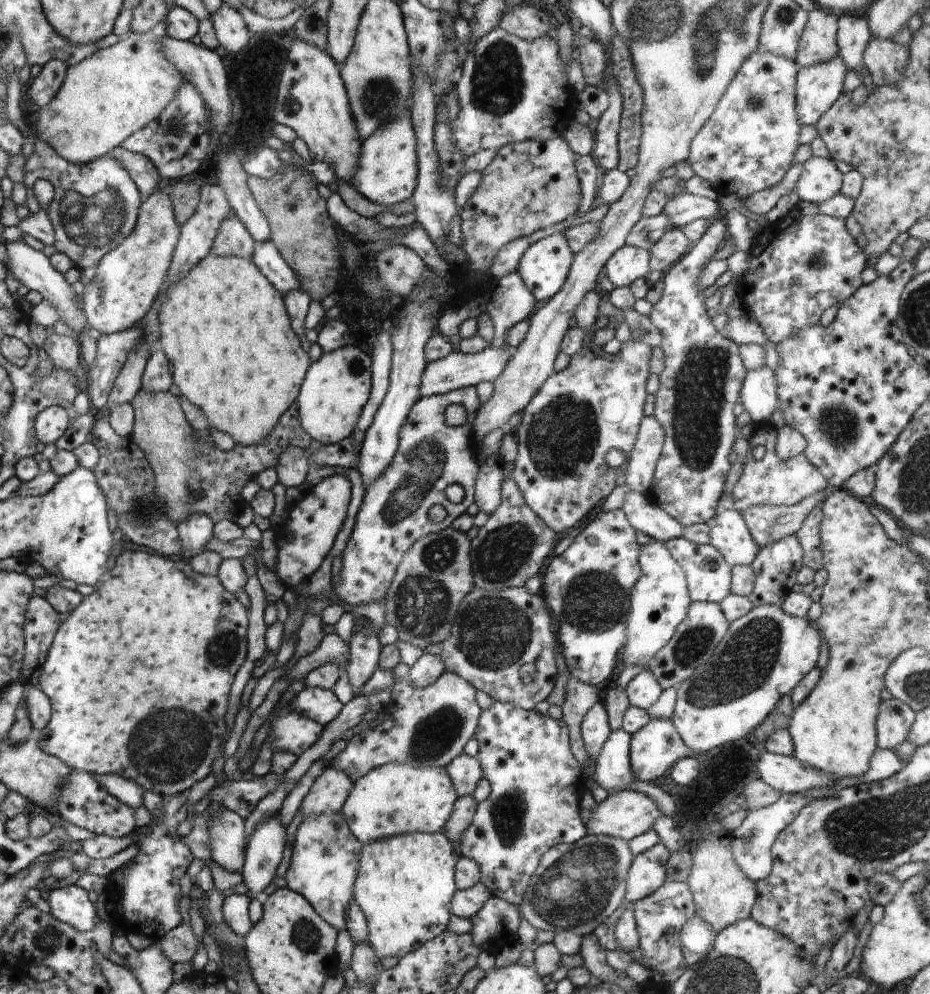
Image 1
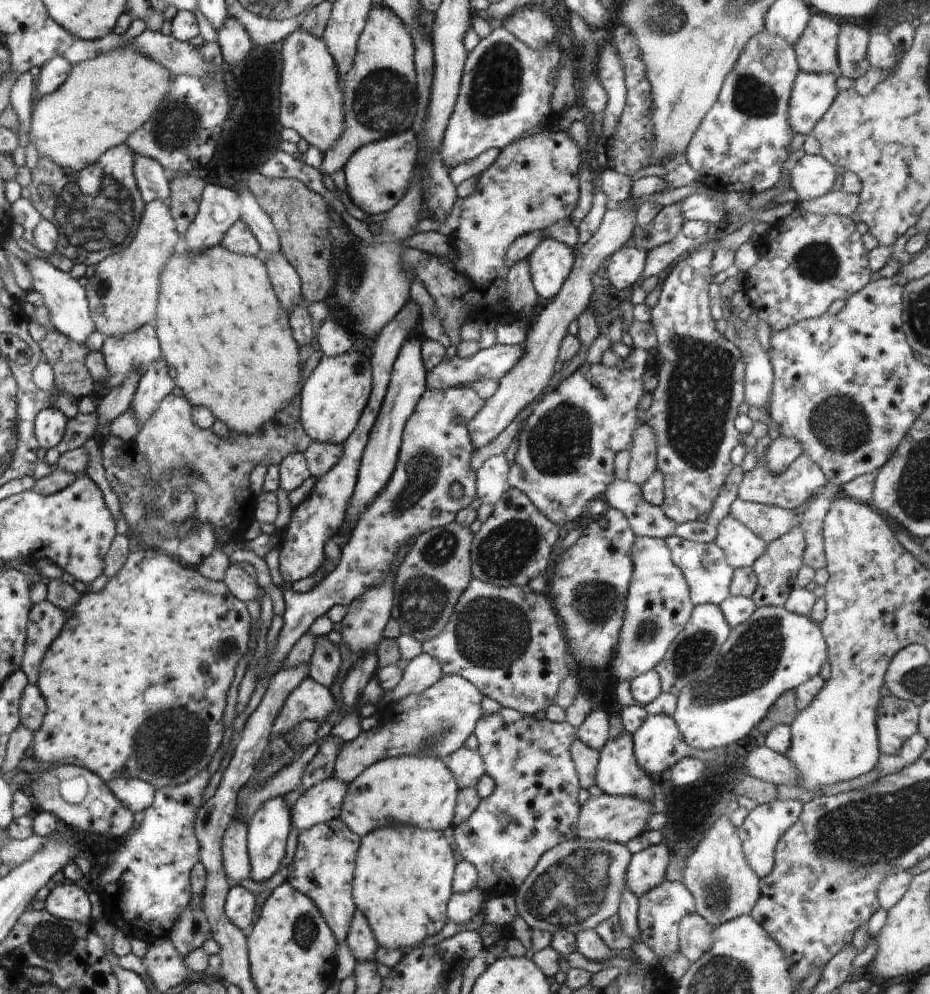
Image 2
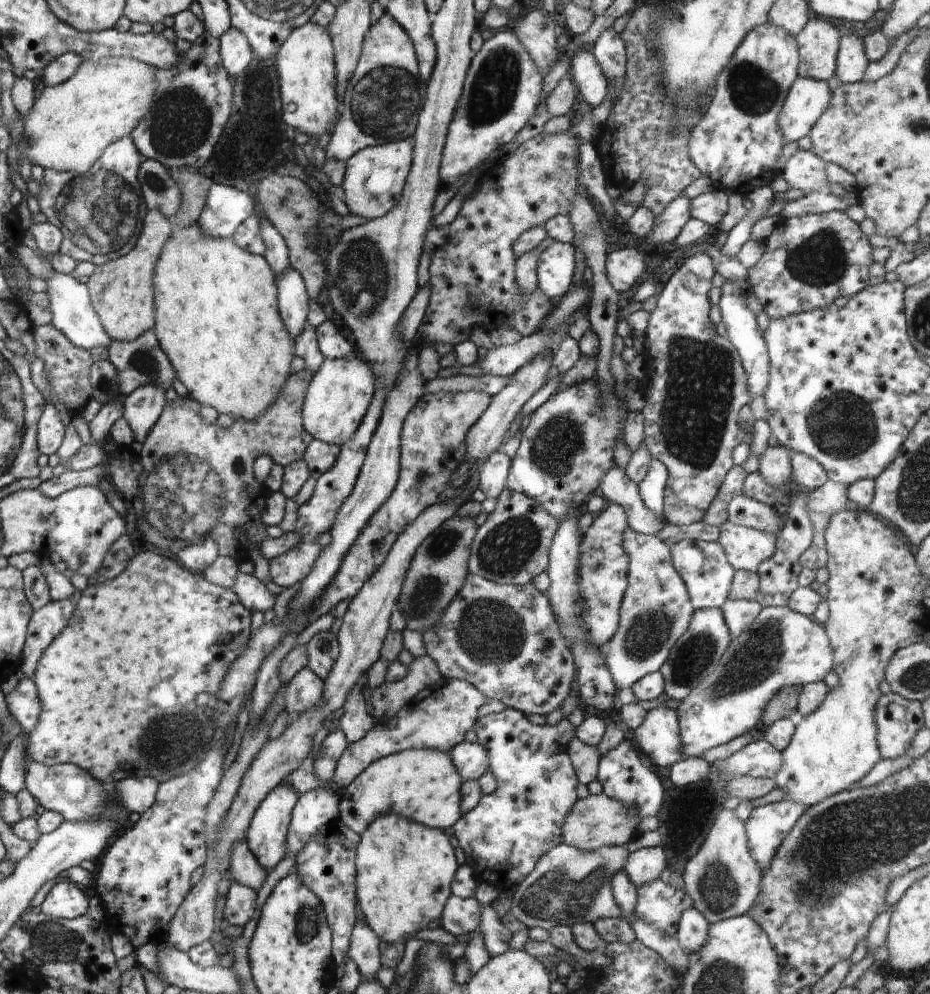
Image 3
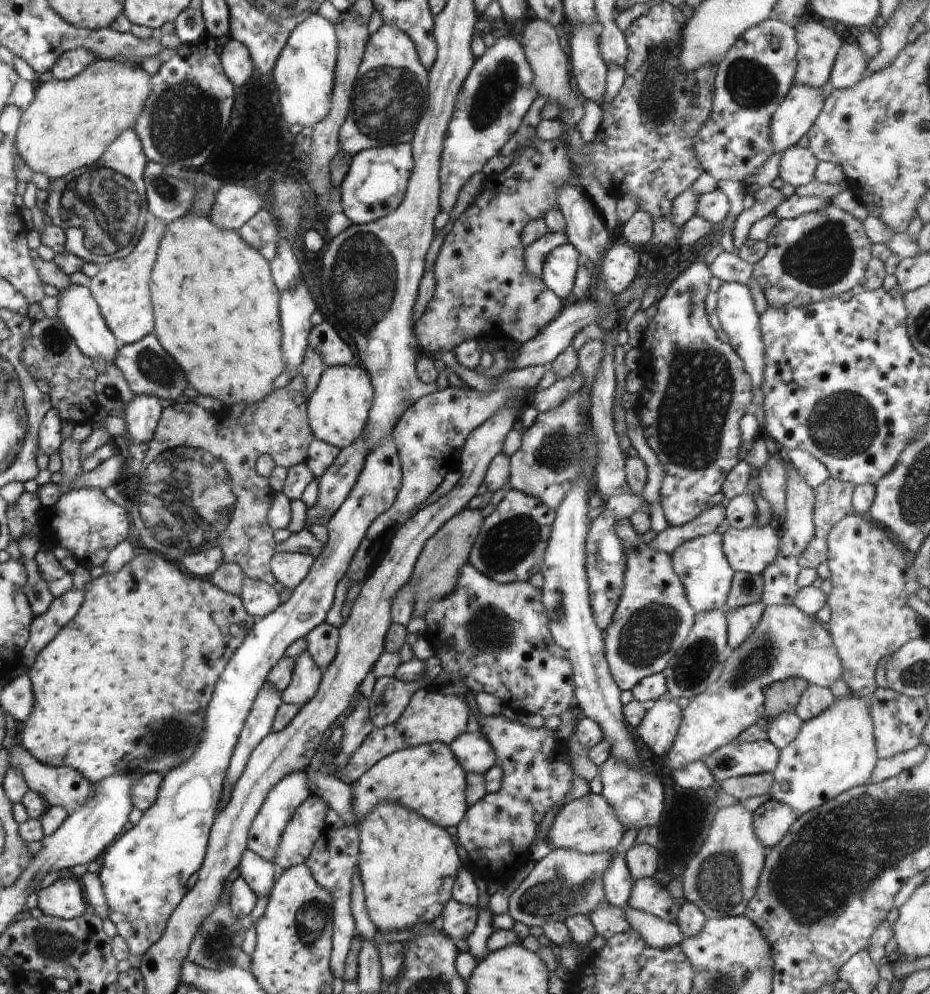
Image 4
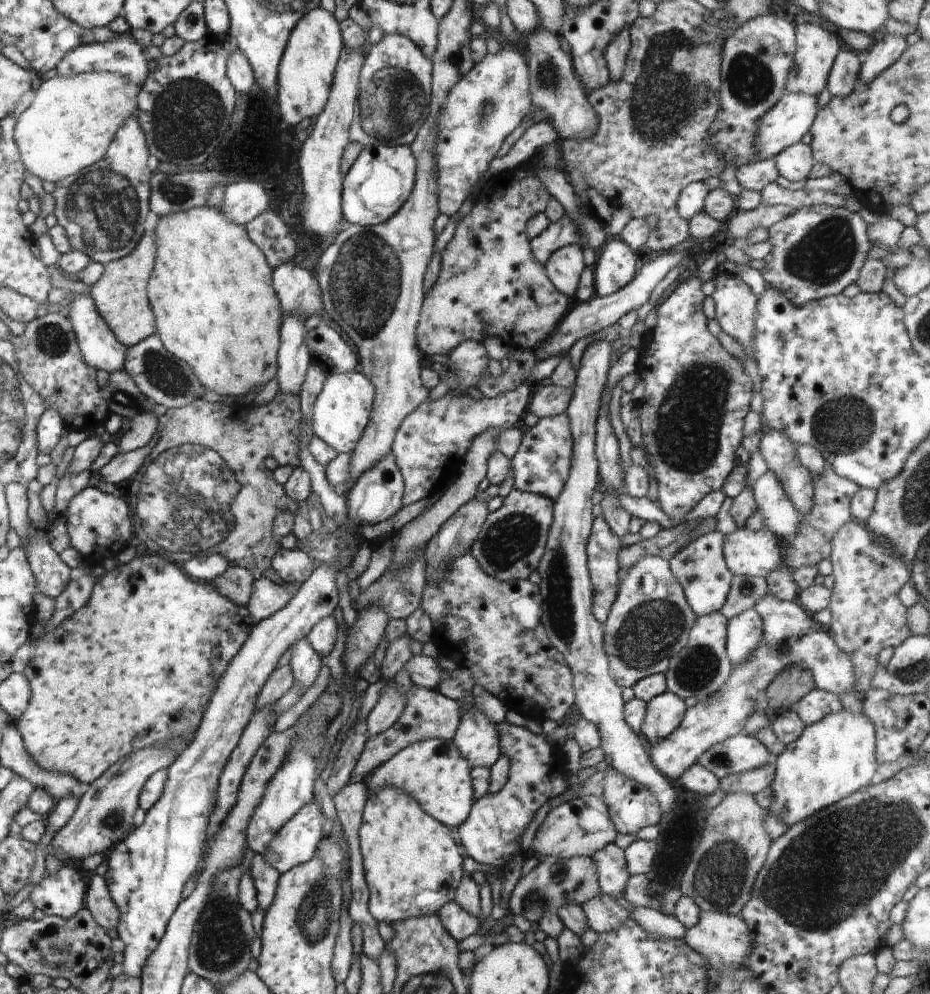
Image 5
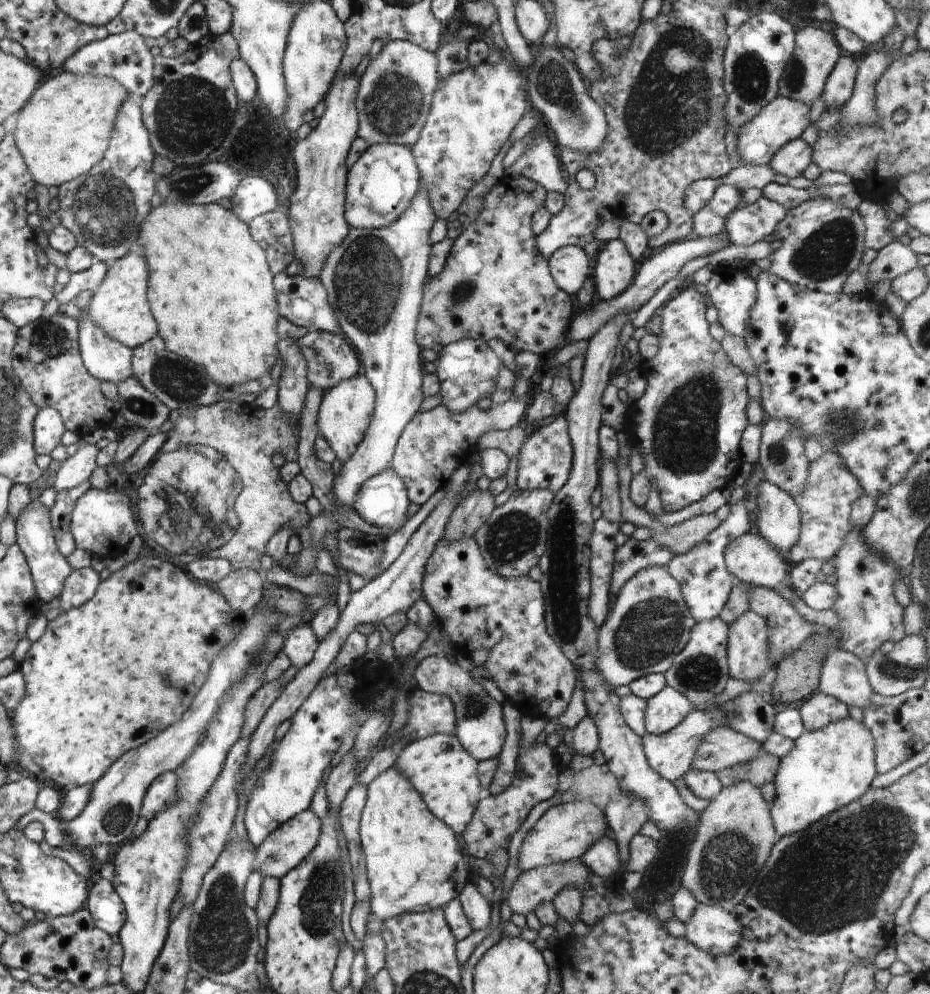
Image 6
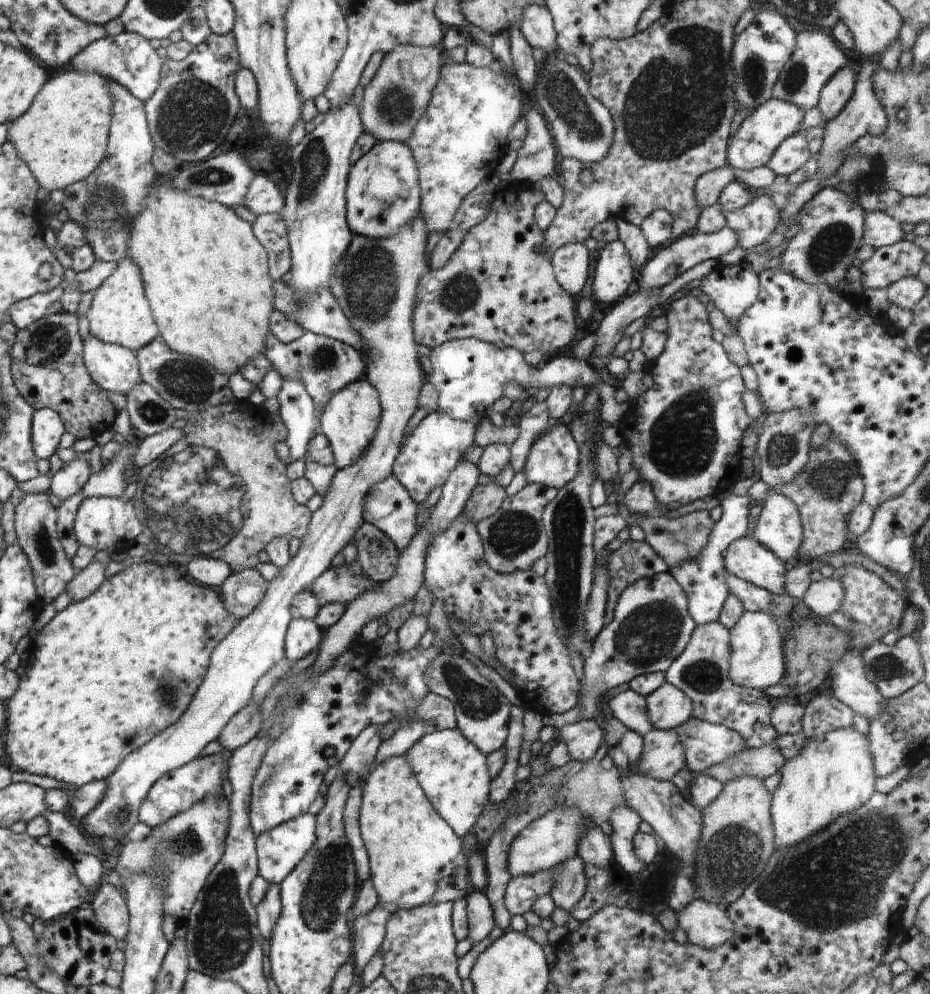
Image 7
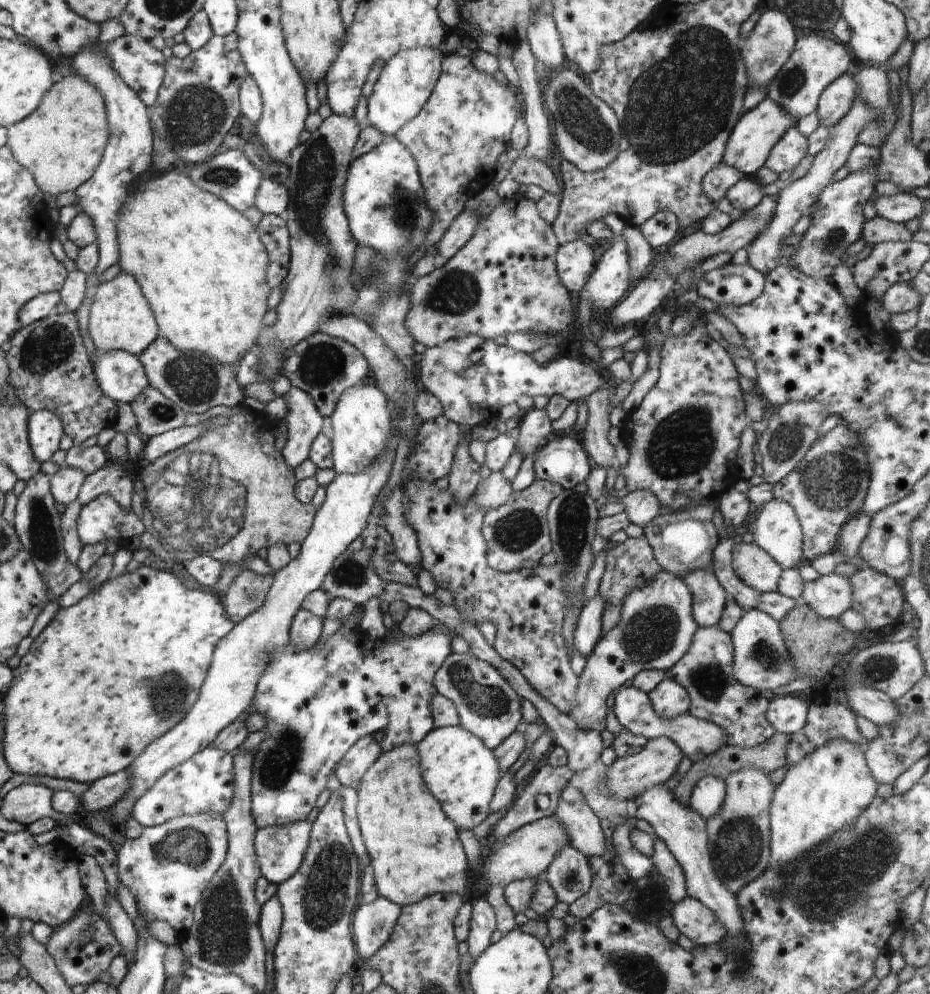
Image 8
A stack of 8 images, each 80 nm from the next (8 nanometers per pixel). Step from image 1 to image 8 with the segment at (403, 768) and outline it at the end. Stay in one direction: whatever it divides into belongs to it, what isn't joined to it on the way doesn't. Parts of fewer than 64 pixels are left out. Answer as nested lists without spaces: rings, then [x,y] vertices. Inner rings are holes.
[[[459,724],[432,729],[416,746],[423,782],[454,826],[472,831],[488,818],[489,804],[501,777],[494,751]]]

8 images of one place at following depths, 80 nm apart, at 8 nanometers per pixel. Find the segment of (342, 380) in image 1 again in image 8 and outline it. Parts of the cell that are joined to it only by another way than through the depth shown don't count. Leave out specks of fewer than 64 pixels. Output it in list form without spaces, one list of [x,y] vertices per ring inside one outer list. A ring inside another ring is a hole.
[[[372,380],[355,384],[340,395],[333,412],[325,417],[332,445],[332,470],[336,474],[361,471],[385,451],[392,428],[388,401],[382,389]]]

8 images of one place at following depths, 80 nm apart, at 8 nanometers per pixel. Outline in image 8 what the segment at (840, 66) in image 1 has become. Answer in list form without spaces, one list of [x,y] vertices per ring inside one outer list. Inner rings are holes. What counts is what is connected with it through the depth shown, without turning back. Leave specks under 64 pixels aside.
[[[766,96],[756,107],[744,112],[738,119],[727,140],[722,162],[737,168],[746,176],[756,174],[760,168],[765,166],[772,147],[786,132],[796,126],[795,116],[789,115],[786,109],[783,110],[779,104]]]

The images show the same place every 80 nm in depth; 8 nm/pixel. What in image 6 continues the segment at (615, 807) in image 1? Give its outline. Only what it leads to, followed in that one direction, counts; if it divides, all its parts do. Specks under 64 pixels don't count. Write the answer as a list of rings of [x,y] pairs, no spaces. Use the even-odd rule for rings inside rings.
[[[575,800],[551,806],[524,836],[519,853],[520,868],[527,871],[552,862],[580,860],[593,843],[605,835],[608,826],[604,810],[592,804],[590,800]]]

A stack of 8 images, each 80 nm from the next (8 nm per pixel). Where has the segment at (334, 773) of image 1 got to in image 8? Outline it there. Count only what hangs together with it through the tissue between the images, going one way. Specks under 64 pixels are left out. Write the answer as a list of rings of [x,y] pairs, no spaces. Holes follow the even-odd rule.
[[[308,819],[294,821],[292,824],[271,826],[258,829],[254,844],[261,876],[268,882],[279,885],[298,870],[304,853],[308,848],[311,835],[311,823]]]

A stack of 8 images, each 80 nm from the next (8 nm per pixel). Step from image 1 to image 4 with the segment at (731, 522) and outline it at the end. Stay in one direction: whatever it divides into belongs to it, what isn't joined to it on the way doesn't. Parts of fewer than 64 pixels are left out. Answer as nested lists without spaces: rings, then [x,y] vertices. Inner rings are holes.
[[[769,524],[743,529],[728,527],[721,535],[721,541],[724,554],[735,572],[760,575],[778,554],[779,537],[779,528]]]

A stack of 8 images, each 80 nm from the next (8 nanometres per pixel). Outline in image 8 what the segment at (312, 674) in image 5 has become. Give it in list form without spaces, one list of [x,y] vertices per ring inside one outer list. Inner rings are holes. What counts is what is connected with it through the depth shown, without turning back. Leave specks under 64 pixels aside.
[[[300,609],[291,622],[289,639],[299,651],[307,651],[316,646],[322,632],[324,619]]]

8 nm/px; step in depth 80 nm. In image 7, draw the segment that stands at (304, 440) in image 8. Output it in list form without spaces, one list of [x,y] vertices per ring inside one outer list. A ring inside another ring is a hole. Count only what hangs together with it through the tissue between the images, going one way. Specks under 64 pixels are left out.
[[[285,378],[277,399],[280,404],[277,413],[287,428],[285,442],[290,449],[290,459],[302,459],[307,444],[321,426],[312,397],[300,379]]]

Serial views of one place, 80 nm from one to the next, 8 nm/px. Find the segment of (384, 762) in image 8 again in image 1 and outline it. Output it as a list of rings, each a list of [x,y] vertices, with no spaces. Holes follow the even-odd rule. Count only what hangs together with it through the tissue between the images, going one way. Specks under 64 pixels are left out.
[[[413,832],[372,841],[362,847],[353,898],[359,904],[368,925],[368,940],[377,958],[403,957],[420,948],[447,929],[451,900],[456,892],[455,866],[458,856],[450,841],[440,833]]]

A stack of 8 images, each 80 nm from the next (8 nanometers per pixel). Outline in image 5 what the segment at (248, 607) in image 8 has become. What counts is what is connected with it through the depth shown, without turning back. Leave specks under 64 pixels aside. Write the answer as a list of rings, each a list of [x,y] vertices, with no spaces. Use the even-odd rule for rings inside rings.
[[[229,566],[223,575],[215,580],[215,587],[237,605],[247,606],[251,595],[251,586],[256,579],[246,568]]]

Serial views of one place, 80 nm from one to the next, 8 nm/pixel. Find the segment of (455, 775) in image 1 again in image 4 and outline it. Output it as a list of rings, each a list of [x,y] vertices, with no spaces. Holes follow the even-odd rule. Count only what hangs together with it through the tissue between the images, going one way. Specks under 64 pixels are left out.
[[[481,730],[473,734],[462,733],[449,747],[466,773],[483,775],[496,765],[492,745]]]

